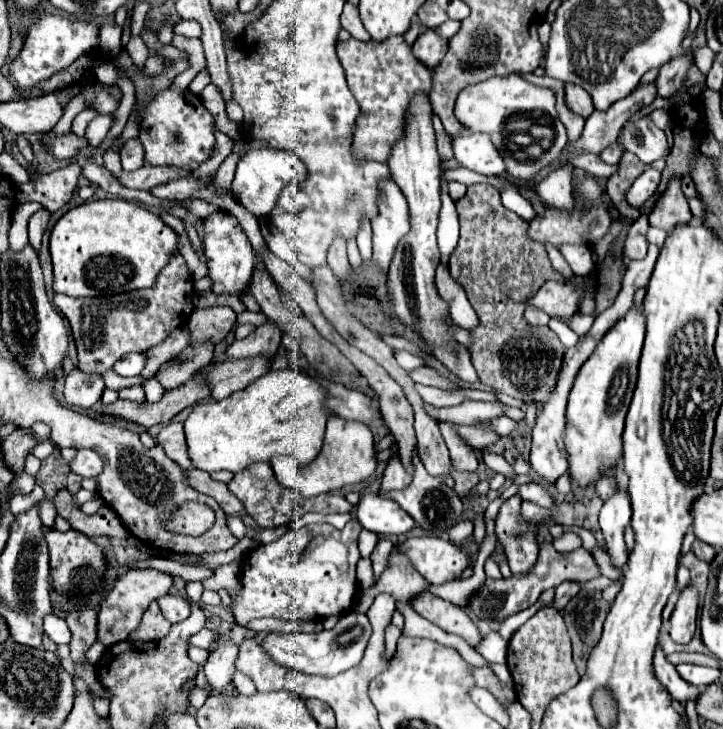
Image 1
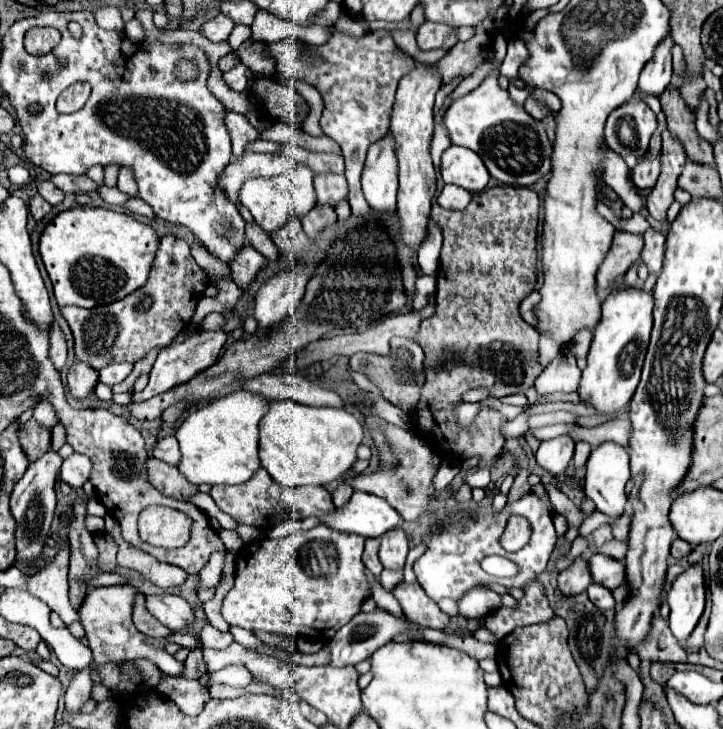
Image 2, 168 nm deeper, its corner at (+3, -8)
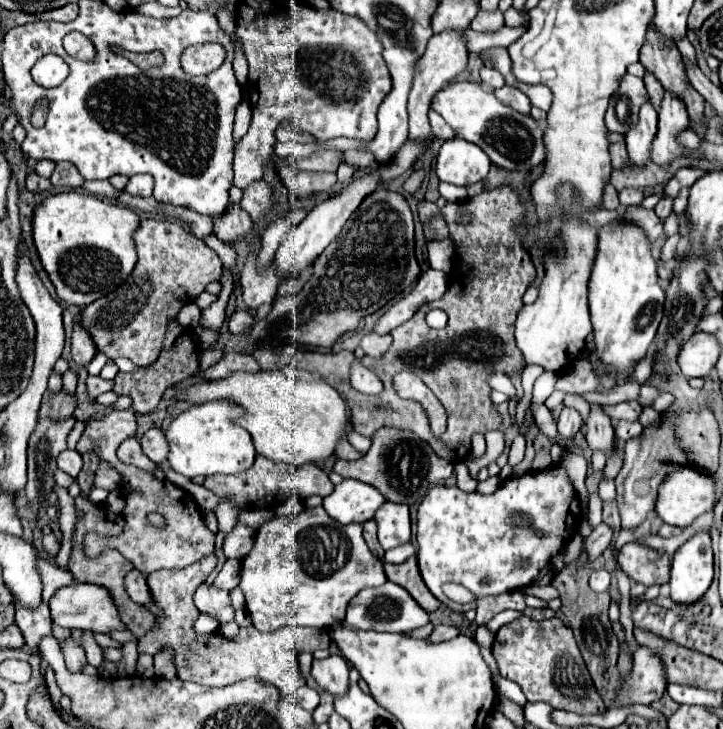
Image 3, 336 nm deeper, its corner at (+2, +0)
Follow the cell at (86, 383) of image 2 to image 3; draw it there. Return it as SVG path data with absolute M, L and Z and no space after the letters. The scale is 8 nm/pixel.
M74 324L74 332L72 332L72 360L74 360L76 368L86 368L94 356L96 356L96 348L94 348L92 338L86 334L86 330L82 326Z

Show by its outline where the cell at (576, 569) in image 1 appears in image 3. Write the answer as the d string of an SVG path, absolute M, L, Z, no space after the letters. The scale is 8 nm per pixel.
M626 544L616 552L618 568L644 586L666 584L670 578L670 556L642 544Z

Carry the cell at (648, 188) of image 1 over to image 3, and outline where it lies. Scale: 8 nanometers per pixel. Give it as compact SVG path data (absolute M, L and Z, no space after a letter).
M652 104L642 106L638 124L634 126L634 130L630 130L630 134L626 134L626 148L630 160L636 166L644 166L650 160L652 142L656 138L656 124L658 124L658 114L652 108Z

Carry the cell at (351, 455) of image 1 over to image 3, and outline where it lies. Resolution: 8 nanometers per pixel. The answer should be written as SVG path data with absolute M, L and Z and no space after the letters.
M286 366L278 372L234 374L234 378L226 378L226 382L198 382L180 392L178 398L194 404L216 398L238 402L246 410L246 416L238 422L252 434L256 452L274 462L284 462L286 466L320 464L328 460L336 454L338 442L346 438L350 424L342 396L316 374L298 370L296 366Z

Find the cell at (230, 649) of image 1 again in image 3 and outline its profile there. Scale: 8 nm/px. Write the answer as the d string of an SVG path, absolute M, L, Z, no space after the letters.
M204 582L194 594L194 604L202 614L208 614L210 618L218 620L220 626L234 620L234 608L226 590L218 590Z

